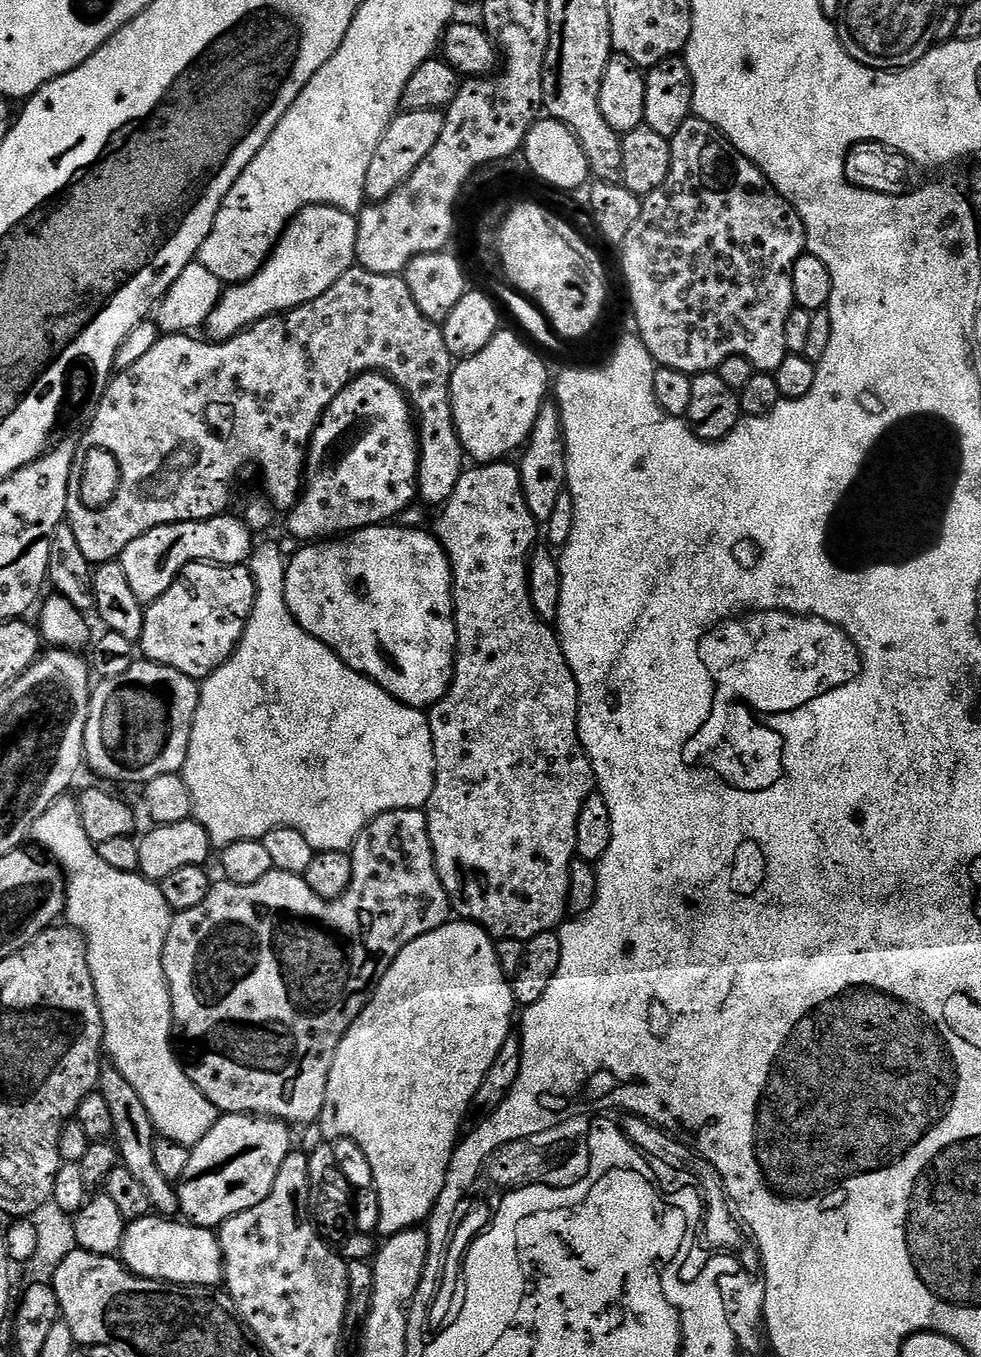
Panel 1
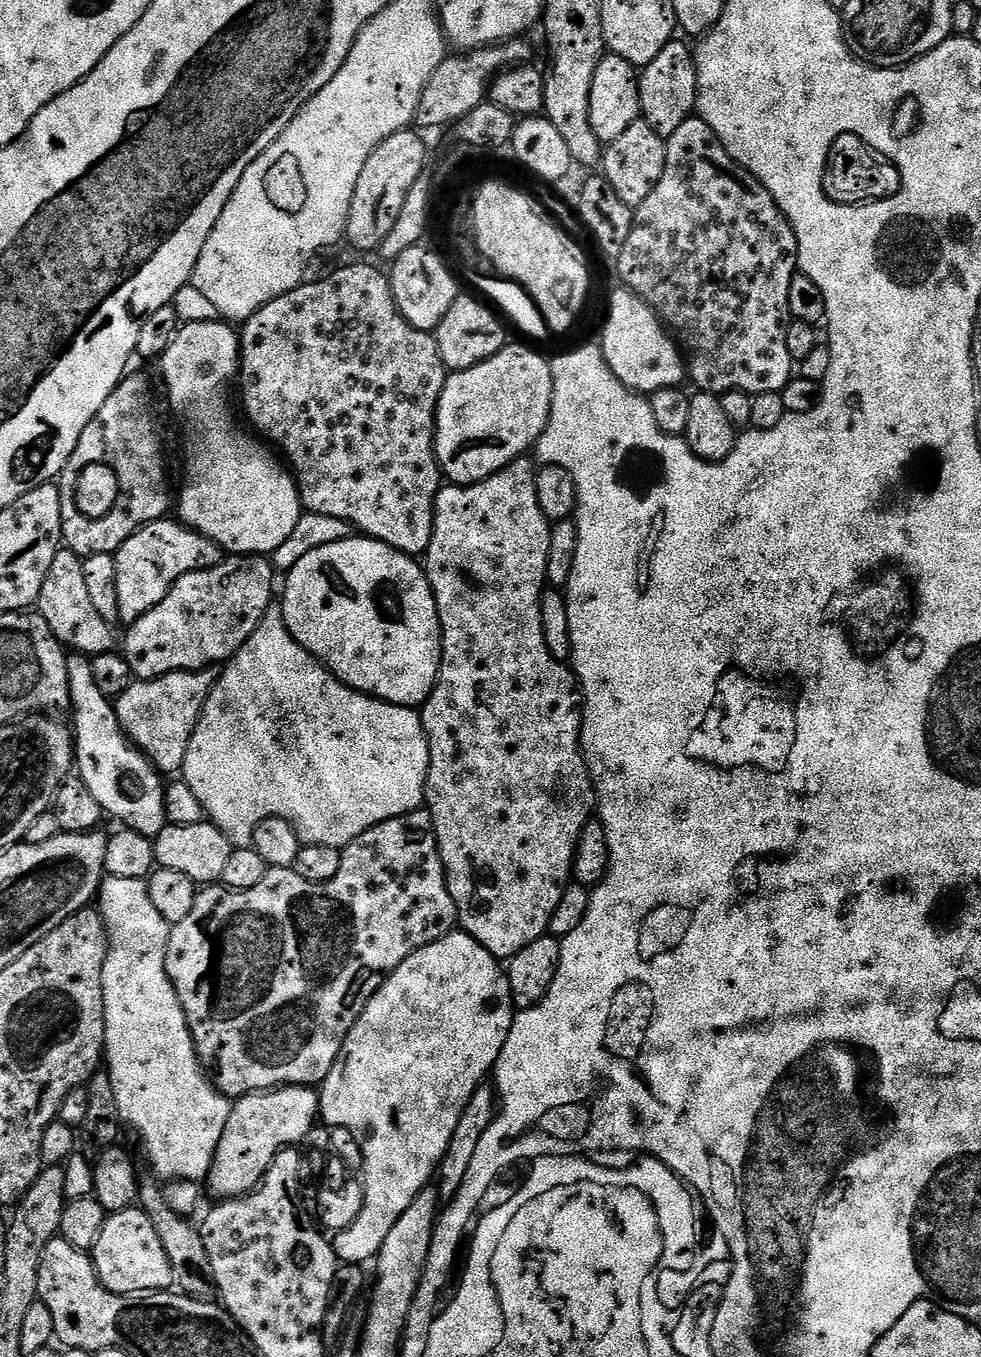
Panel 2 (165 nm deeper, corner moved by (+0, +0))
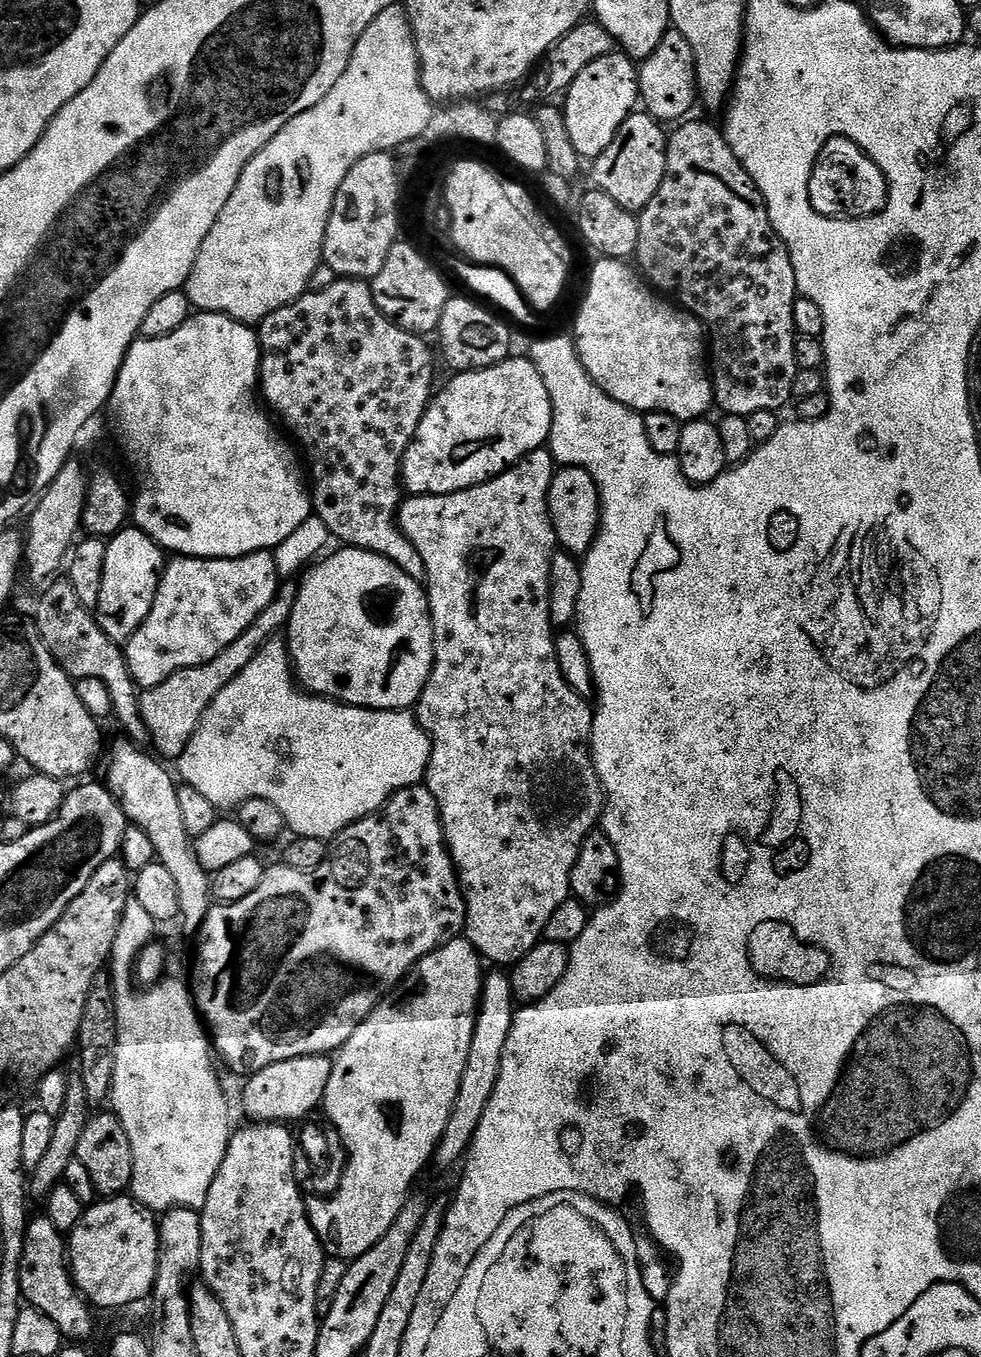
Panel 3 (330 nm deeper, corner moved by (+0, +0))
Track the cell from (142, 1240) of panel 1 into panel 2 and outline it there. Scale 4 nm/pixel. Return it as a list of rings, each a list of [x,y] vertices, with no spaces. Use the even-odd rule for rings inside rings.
[[[139,1207],[111,1213],[90,1255],[101,1284],[114,1294],[134,1296],[173,1287],[170,1258],[166,1258],[166,1250],[162,1250],[162,1242],[158,1242],[158,1230],[154,1230],[150,1218]]]

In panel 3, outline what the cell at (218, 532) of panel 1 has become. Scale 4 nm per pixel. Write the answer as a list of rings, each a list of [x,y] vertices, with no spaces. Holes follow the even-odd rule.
[[[125,526],[106,543],[106,566],[102,566],[102,594],[94,615],[98,626],[111,640],[127,642],[146,622],[150,606],[158,594],[160,575],[166,563],[165,549],[155,544],[145,532],[135,526]]]

